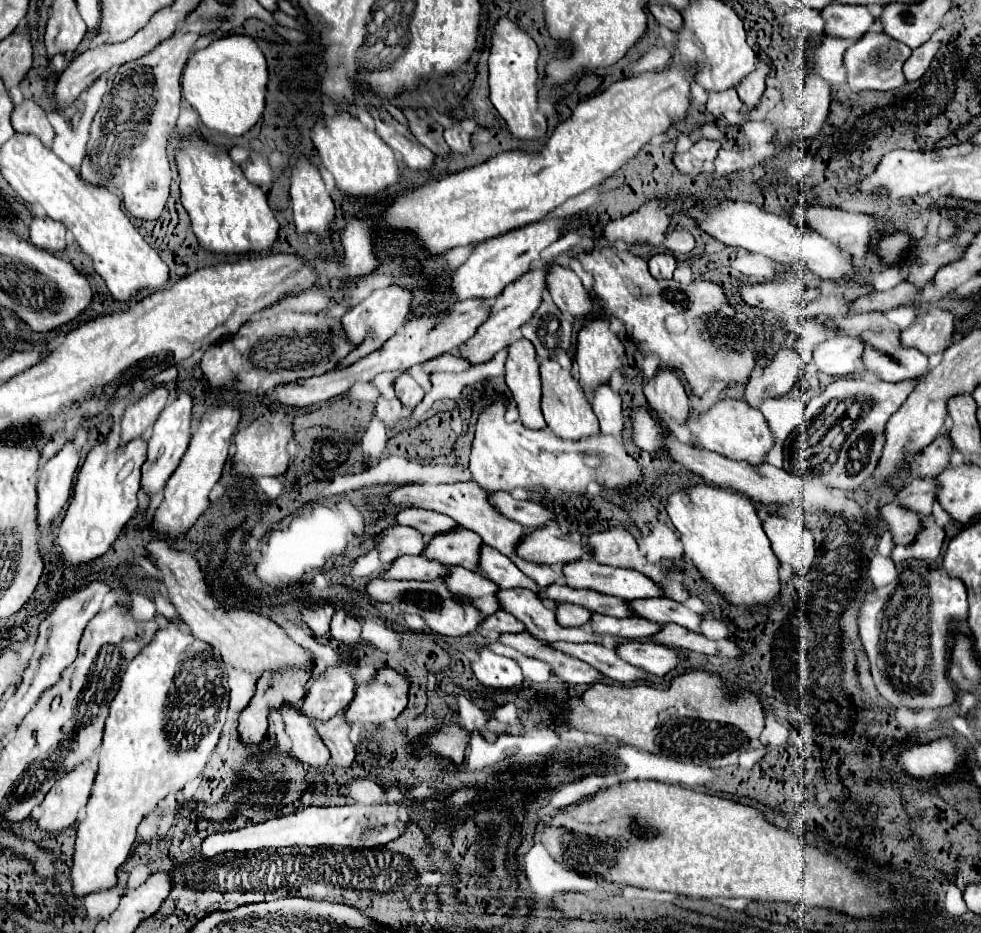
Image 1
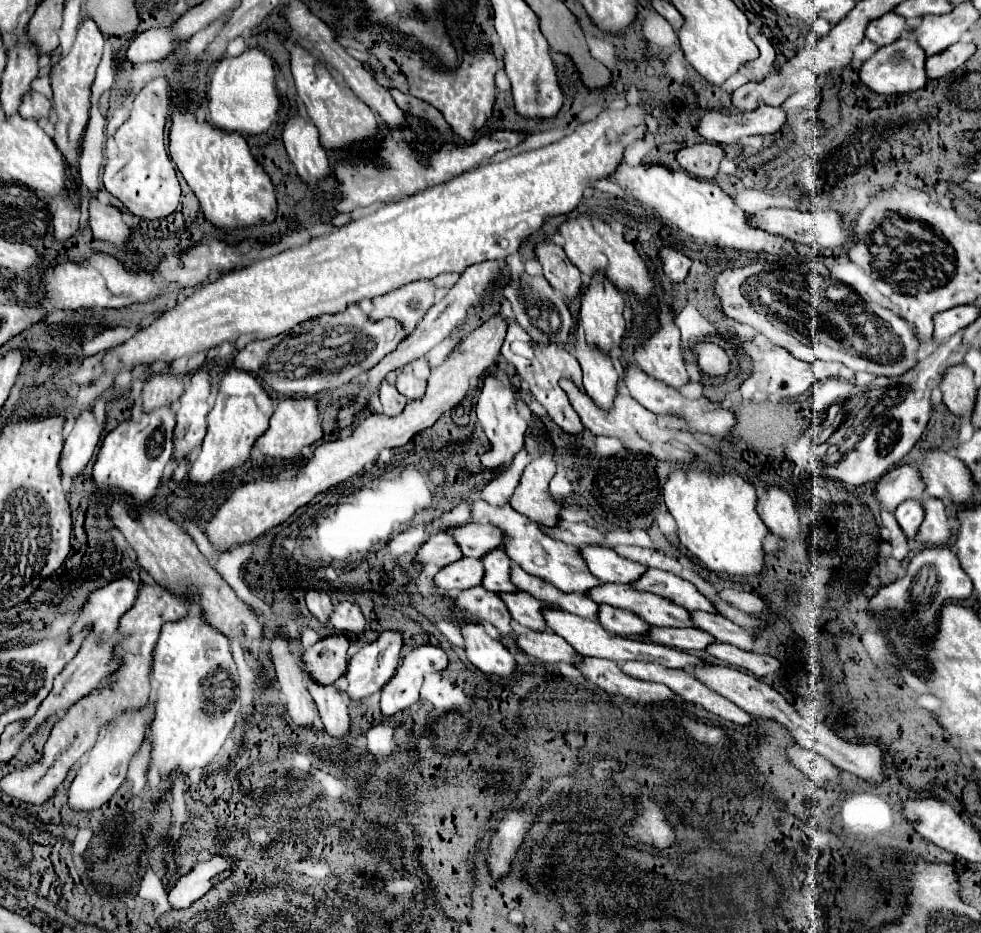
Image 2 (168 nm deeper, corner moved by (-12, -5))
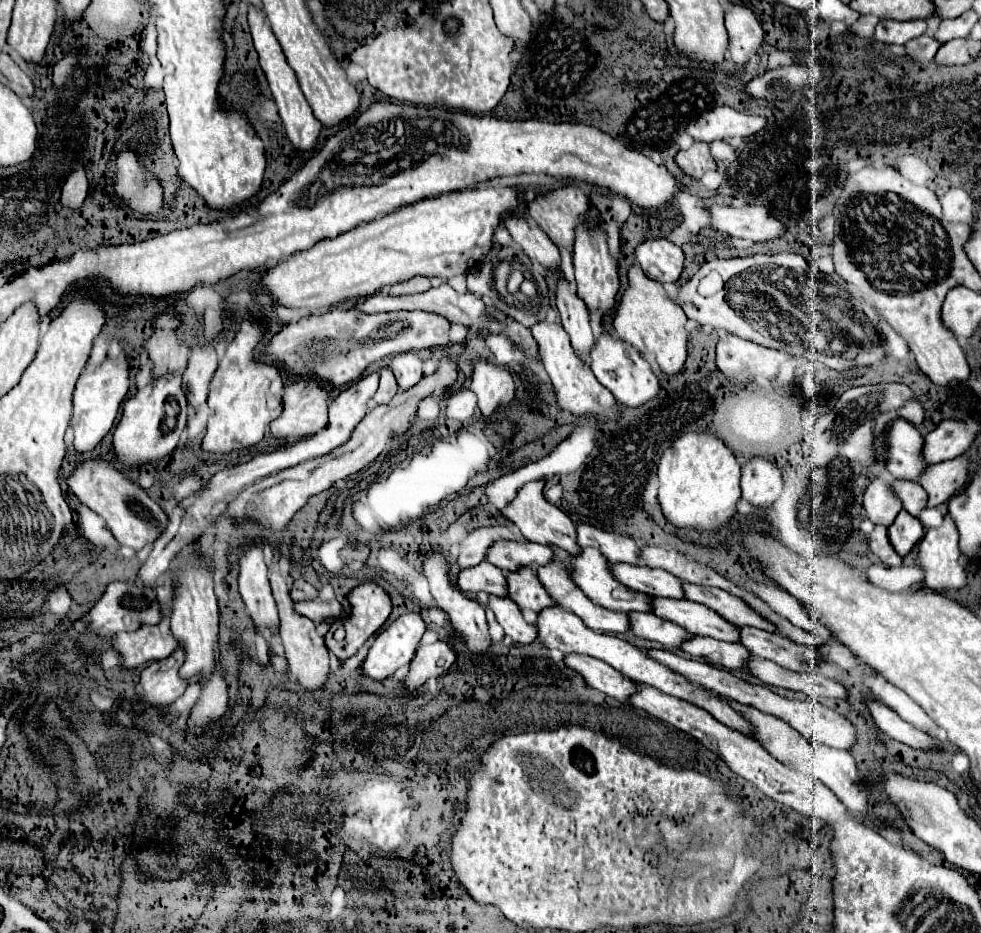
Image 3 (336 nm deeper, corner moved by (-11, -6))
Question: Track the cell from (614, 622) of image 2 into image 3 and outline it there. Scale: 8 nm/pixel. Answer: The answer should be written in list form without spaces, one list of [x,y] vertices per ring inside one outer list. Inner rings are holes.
[[[629,613],[629,621],[633,635],[657,641],[665,647],[681,647],[683,639],[691,639],[691,633],[683,627],[667,619],[659,619],[653,613]]]

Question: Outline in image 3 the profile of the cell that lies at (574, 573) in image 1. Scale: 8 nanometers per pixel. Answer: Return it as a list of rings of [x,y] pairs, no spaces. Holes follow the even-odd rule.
[[[683,583],[683,591],[685,591],[685,599],[691,599],[695,603],[701,603],[701,605],[713,609],[715,613],[719,613],[723,619],[727,619],[729,623],[733,623],[737,627],[751,625],[751,627],[765,629],[771,633],[777,631],[777,627],[771,621],[763,619],[757,611],[753,611],[739,597],[733,597],[727,591],[721,591],[715,587],[689,585],[689,583]]]

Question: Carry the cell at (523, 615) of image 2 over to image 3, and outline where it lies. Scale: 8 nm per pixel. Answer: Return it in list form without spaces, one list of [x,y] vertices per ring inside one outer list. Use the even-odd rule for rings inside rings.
[[[547,607],[545,611],[539,613],[537,617],[537,627],[539,627],[539,637],[545,641],[545,647],[549,649],[559,649],[563,651],[565,655],[569,653],[577,653],[577,655],[589,655],[589,657],[595,657],[595,659],[601,659],[605,663],[609,663],[613,669],[617,669],[619,673],[623,673],[625,677],[629,677],[631,681],[635,683],[645,683],[645,685],[651,685],[651,687],[657,687],[659,691],[663,691],[665,695],[675,695],[677,699],[683,699],[687,703],[693,703],[695,707],[701,707],[705,709],[715,721],[723,723],[725,727],[731,727],[733,731],[741,731],[743,735],[749,735],[751,739],[755,739],[755,733],[753,733],[753,727],[751,723],[747,723],[747,719],[743,719],[743,715],[739,715],[739,711],[735,711],[727,701],[723,701],[721,697],[717,695],[711,695],[707,691],[703,691],[703,687],[691,683],[689,679],[685,679],[683,675],[671,671],[669,667],[661,665],[659,661],[651,659],[649,655],[645,655],[643,651],[639,651],[637,647],[633,647],[631,643],[619,639],[619,637],[613,637],[613,635],[605,635],[605,633],[597,633],[589,627],[583,625],[583,621],[561,609],[561,607]]]

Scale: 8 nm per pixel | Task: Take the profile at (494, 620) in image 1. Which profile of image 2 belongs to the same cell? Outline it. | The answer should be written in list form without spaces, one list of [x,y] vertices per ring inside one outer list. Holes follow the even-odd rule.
[[[530,630],[524,634],[518,634],[516,644],[530,656],[542,660],[542,662],[566,662],[572,664],[578,656],[576,650],[558,634],[544,630],[544,634]]]

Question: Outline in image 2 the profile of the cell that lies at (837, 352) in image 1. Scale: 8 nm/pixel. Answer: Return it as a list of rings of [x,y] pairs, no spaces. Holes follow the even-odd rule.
[[[744,342],[742,344],[742,350],[744,350],[744,354],[748,354],[754,360],[754,370],[752,370],[750,378],[744,380],[742,386],[740,386],[744,400],[752,400],[752,402],[764,402],[768,398],[776,398],[776,400],[798,398],[814,382],[840,376],[840,370],[842,370],[842,364],[832,364],[832,362],[826,362],[826,370],[824,370],[824,362],[804,362],[804,360],[798,360],[798,358],[794,358],[784,348],[760,350],[756,344]]]

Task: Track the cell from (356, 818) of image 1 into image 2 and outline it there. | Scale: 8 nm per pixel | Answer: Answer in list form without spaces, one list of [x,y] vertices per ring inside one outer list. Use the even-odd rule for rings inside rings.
[[[228,852],[214,854],[204,862],[198,862],[188,874],[180,876],[168,892],[168,904],[172,910],[188,908],[192,902],[200,900],[212,886],[232,876],[236,868],[236,858]]]

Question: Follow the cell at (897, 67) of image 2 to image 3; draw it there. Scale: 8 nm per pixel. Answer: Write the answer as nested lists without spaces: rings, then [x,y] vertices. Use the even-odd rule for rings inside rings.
[[[921,35],[919,39],[911,39],[907,43],[907,53],[915,59],[915,61],[929,61],[935,57],[937,49],[939,49],[939,41],[935,37],[929,35]]]

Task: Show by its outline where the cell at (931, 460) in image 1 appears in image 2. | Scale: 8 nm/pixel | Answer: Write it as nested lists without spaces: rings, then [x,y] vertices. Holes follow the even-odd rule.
[[[910,464],[888,470],[876,484],[876,496],[880,504],[890,512],[894,512],[898,504],[902,504],[908,498],[922,498],[924,492],[926,486],[922,474],[918,466]]]

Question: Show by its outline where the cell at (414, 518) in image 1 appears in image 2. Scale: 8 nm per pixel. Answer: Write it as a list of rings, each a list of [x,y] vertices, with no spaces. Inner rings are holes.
[[[468,522],[464,526],[452,526],[446,532],[456,538],[456,544],[464,556],[480,558],[486,552],[502,546],[502,532],[492,524]]]

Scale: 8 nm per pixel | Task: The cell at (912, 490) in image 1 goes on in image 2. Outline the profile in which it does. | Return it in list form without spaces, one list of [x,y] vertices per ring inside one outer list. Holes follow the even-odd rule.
[[[908,500],[908,502],[902,502],[896,512],[894,512],[900,528],[904,530],[904,534],[914,540],[922,520],[924,520],[924,504],[920,500]]]

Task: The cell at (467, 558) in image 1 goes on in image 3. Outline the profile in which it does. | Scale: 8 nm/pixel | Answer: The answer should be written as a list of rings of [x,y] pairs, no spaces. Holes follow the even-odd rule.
[[[523,569],[509,575],[509,597],[521,607],[529,607],[535,613],[543,611],[545,607],[557,605],[551,595],[545,591],[545,587],[539,583],[539,577],[533,569]]]

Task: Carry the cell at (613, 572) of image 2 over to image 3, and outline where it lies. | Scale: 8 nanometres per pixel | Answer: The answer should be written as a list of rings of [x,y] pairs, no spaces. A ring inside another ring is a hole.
[[[617,563],[611,567],[615,579],[633,591],[641,591],[651,597],[669,597],[669,599],[685,597],[683,581],[663,569],[651,569],[647,565],[627,565],[627,563]]]

